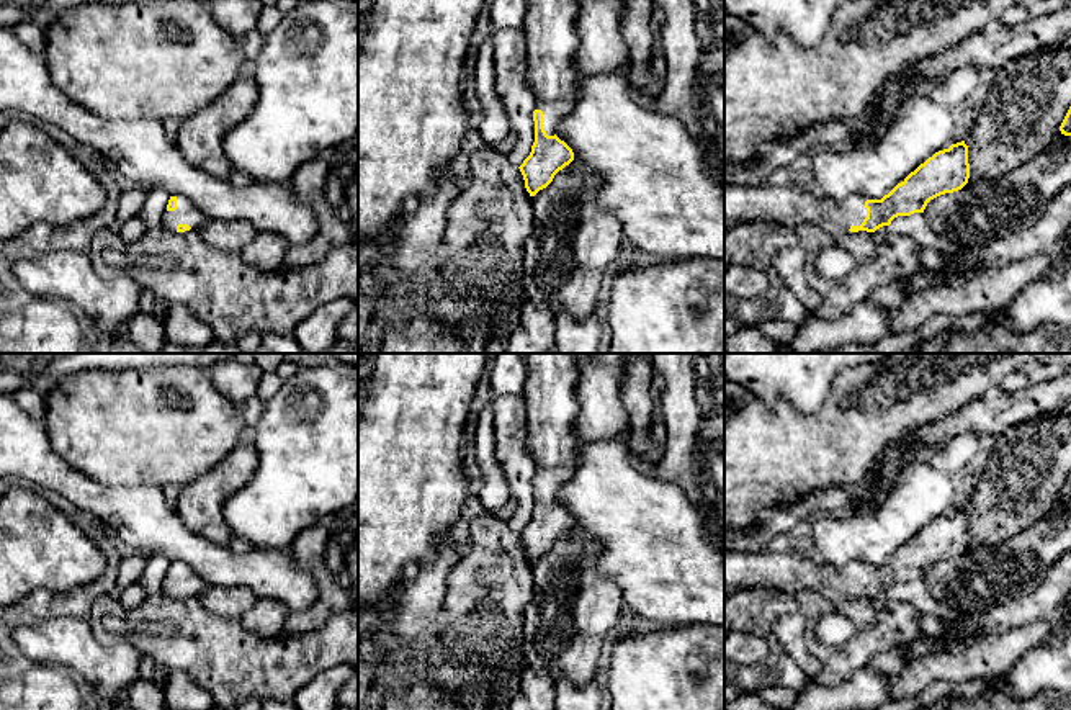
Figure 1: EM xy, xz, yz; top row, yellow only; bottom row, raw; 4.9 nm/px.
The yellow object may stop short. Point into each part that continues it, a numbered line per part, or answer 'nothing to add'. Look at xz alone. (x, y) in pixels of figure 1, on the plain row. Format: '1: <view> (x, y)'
1: xz (550, 388)

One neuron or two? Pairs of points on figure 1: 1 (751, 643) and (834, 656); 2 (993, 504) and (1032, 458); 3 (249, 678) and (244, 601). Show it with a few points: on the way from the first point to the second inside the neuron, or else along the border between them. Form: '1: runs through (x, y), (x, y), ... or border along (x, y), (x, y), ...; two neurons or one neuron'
1: border along (746, 633), (752, 633), (762, 642); two neurons
2: runs through (1004, 493), (1026, 470); one neuron
3: border along (203, 606), (215, 614), (239, 619); two neurons

